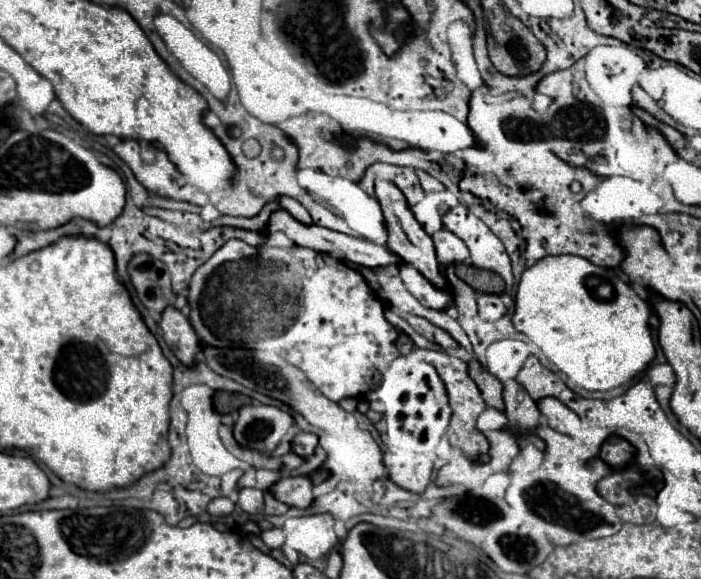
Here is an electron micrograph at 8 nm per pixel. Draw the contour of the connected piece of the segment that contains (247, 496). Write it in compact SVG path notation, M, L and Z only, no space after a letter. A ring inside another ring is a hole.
M243 487L239 489L239 501L237 505L245 513L261 513L263 511L263 491L255 487Z

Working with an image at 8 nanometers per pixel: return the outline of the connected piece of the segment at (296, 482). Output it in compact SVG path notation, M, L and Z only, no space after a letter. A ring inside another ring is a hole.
M283 477L271 487L271 491L289 507L307 509L313 503L313 483L309 477Z

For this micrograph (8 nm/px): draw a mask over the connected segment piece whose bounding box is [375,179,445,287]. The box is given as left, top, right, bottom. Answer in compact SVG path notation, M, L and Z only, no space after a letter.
M375 179L375 197L381 205L381 211L383 211L383 217L385 217L385 225L387 225L387 245L389 249L399 255L405 263L413 265L421 275L425 275L435 287L445 287L445 279L441 275L441 269L439 269L439 263L435 261L435 247L433 247L433 241L431 237L425 233L425 229L421 227L421 223L417 223L415 215L411 213L411 207L407 205L407 199L405 195L401 193L401 189L389 181L383 181L383 179Z

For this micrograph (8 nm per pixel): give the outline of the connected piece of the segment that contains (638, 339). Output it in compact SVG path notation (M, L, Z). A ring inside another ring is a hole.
M549 255L537 261L521 275L515 295L513 325L531 343L535 343L543 351L543 355L561 371L561 376L558 376L565 383L568 383L569 379L585 391L609 391L613 387L629 383L637 373L645 371L649 363L655 359L649 315L651 315L649 303L643 301L629 287L629 283L625 283L617 275L611 275L609 269L597 267L591 261L577 255L555 255L555 257ZM589 277L601 277L603 281L611 281L615 289L613 299L599 299L595 291L587 285Z

